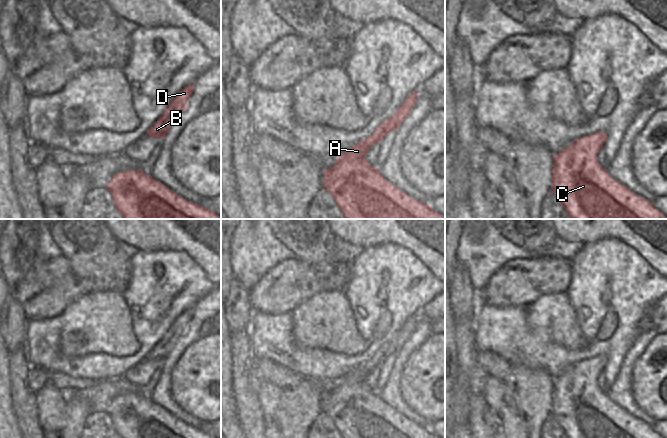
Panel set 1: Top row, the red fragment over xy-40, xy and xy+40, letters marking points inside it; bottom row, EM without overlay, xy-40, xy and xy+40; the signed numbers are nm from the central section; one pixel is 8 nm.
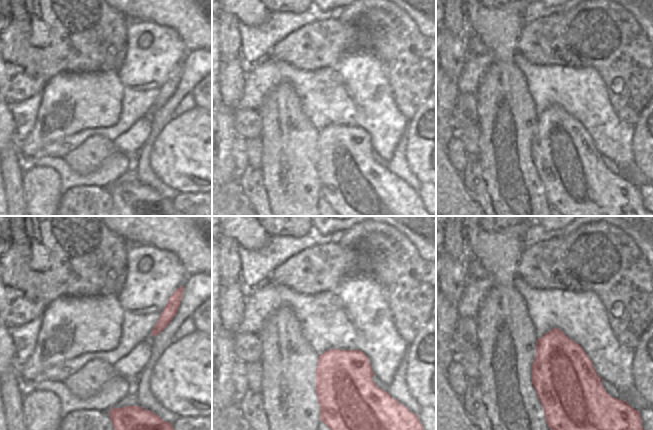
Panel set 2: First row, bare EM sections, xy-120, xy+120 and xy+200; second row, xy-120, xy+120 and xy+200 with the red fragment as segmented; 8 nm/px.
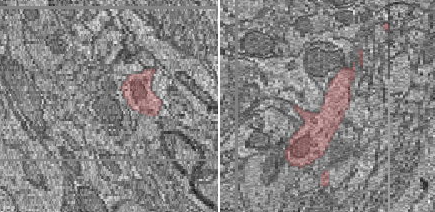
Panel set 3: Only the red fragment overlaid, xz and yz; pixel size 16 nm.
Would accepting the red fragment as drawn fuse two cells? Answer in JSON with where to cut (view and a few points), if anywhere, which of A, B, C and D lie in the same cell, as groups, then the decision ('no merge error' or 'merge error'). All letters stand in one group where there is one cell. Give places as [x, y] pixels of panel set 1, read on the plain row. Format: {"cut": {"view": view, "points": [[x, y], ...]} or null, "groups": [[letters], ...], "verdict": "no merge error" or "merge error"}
{"cut": null, "groups": [["A", "B", "C", "D"]], "verdict": "no merge error"}

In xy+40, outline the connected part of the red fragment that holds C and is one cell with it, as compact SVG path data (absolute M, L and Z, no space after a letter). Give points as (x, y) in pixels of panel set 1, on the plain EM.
M598 355L572 365L553 379L551 416L555 418L567 438L663 438L652 426L622 409L599 388L597 378L606 364L607 358L604 355Z

